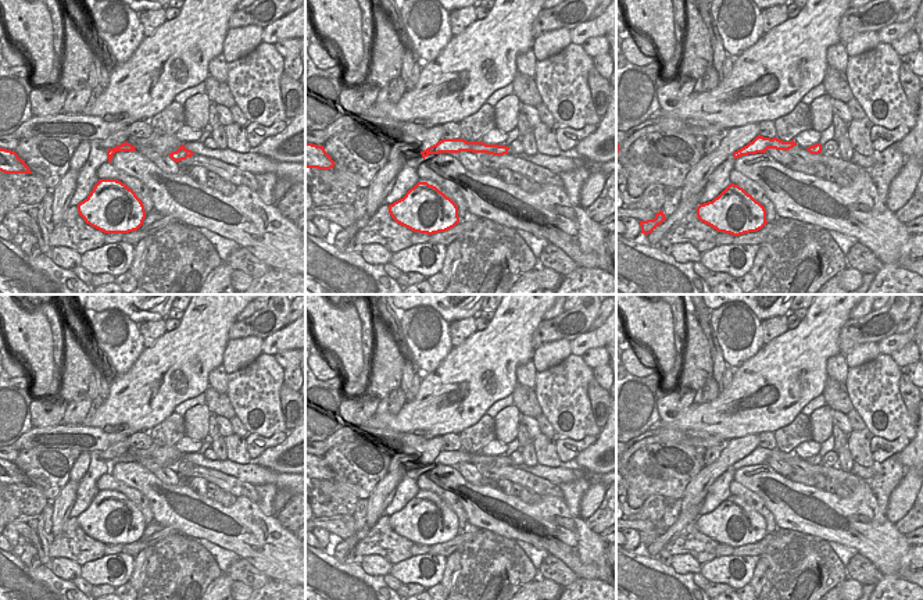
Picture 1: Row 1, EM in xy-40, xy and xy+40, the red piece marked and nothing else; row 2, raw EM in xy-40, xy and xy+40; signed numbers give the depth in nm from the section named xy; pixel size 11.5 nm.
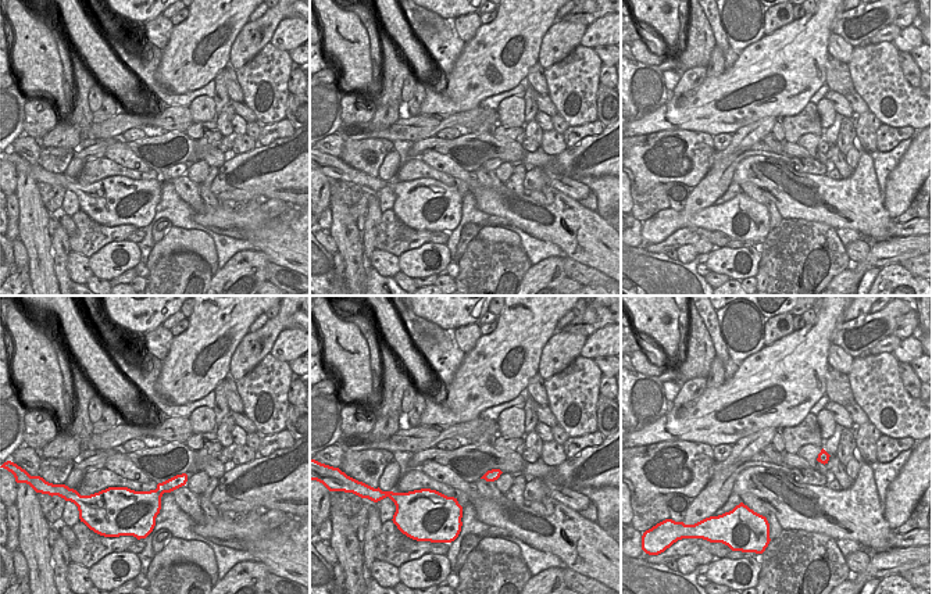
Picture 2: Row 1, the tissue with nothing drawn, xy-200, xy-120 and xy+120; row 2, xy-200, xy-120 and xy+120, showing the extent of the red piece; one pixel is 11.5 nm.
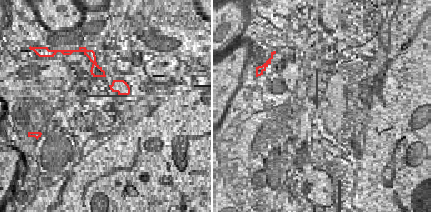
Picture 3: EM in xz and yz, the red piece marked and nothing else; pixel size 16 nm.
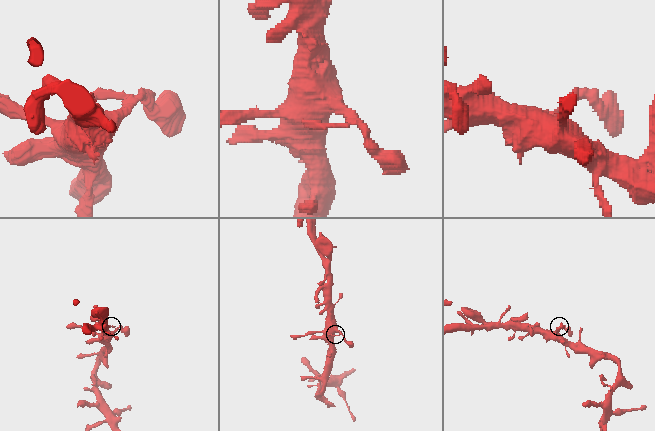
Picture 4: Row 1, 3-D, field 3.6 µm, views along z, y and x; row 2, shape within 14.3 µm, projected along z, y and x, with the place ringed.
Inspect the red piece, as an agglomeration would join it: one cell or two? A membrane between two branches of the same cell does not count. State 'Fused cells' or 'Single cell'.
Single cell

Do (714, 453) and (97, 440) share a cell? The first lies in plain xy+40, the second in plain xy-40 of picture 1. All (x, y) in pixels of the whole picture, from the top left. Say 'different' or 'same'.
different

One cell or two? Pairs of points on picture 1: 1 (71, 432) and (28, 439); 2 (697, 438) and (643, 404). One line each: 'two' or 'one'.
1: one
2: two

